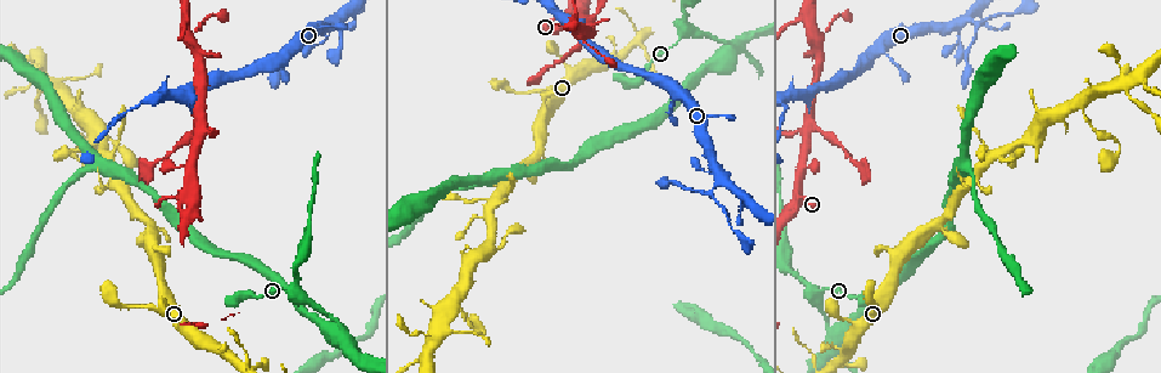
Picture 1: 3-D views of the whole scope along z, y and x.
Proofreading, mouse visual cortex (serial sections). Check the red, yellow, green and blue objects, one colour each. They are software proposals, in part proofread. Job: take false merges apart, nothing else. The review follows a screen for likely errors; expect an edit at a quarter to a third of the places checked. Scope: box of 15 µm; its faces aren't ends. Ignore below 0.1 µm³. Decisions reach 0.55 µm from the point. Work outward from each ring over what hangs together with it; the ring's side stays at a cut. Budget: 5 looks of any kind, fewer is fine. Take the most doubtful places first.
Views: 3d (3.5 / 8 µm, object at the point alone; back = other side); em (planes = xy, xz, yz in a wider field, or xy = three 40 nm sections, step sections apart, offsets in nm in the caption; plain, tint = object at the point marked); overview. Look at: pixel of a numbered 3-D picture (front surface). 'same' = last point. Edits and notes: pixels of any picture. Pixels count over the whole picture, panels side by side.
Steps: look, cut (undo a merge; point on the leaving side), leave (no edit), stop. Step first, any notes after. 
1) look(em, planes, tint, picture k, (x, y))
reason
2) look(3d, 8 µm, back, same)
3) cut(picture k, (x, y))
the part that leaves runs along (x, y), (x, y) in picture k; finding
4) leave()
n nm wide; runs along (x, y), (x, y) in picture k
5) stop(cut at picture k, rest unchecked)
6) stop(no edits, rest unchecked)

look(3d, 3.5 µm, back, picture 1, (1083, 110))
side arm on a straight run

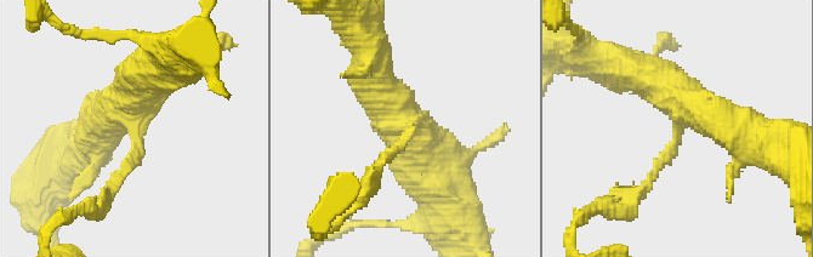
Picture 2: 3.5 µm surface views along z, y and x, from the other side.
look(em, xy, step 5, plain, picture 2, (406, 126))
now the EM

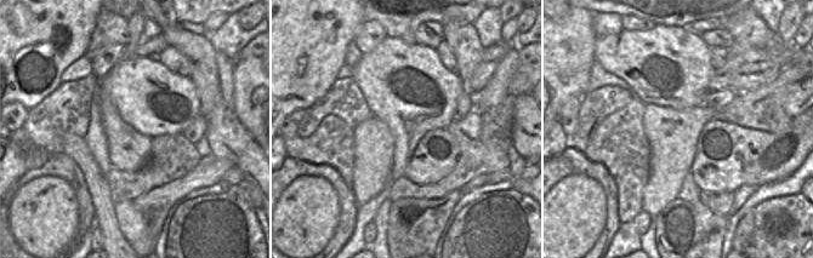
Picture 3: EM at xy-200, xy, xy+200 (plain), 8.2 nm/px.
look(em, xy, step 5, tint, same)
with the object marked

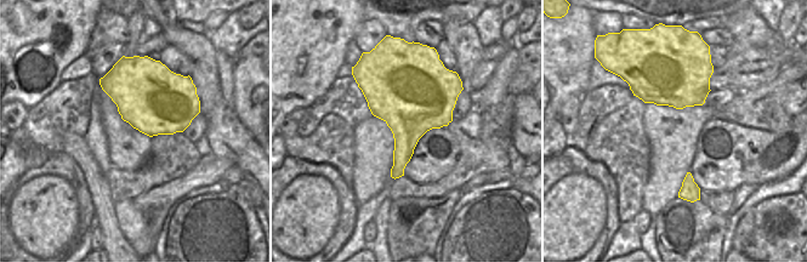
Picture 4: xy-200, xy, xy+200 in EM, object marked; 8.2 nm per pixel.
leave()
runs along (750, 136), (732, 132), (629, 68) in picture 2; all the same cell

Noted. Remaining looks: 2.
look(3d, 3.5 µm, picture 1, (683, 30))

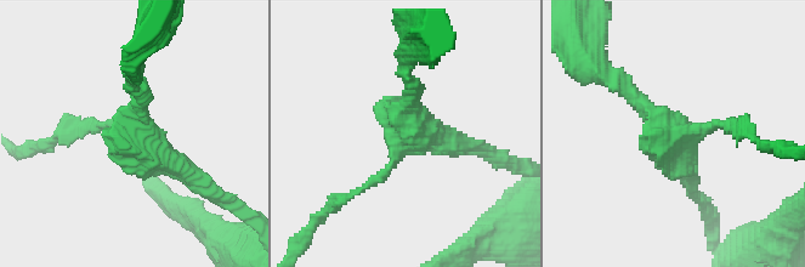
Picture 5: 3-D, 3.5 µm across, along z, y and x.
look(em, xy, step 3, tint, picture 5, (679, 138))
need the tissue

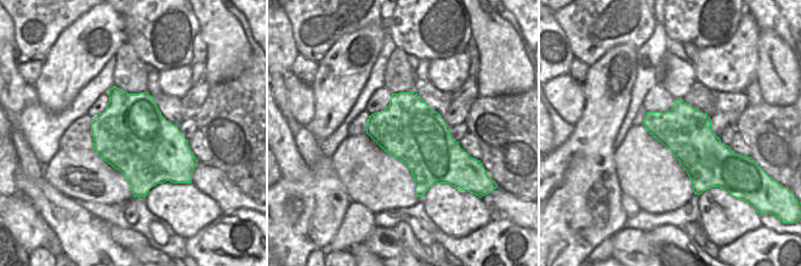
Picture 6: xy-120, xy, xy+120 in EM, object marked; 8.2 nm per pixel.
leave()
500 nm wide; runs along (88, 126), (113, 123), (203, 182) in picture 5; all the same cell

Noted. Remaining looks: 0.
stop(no edits, rest unchecked)

